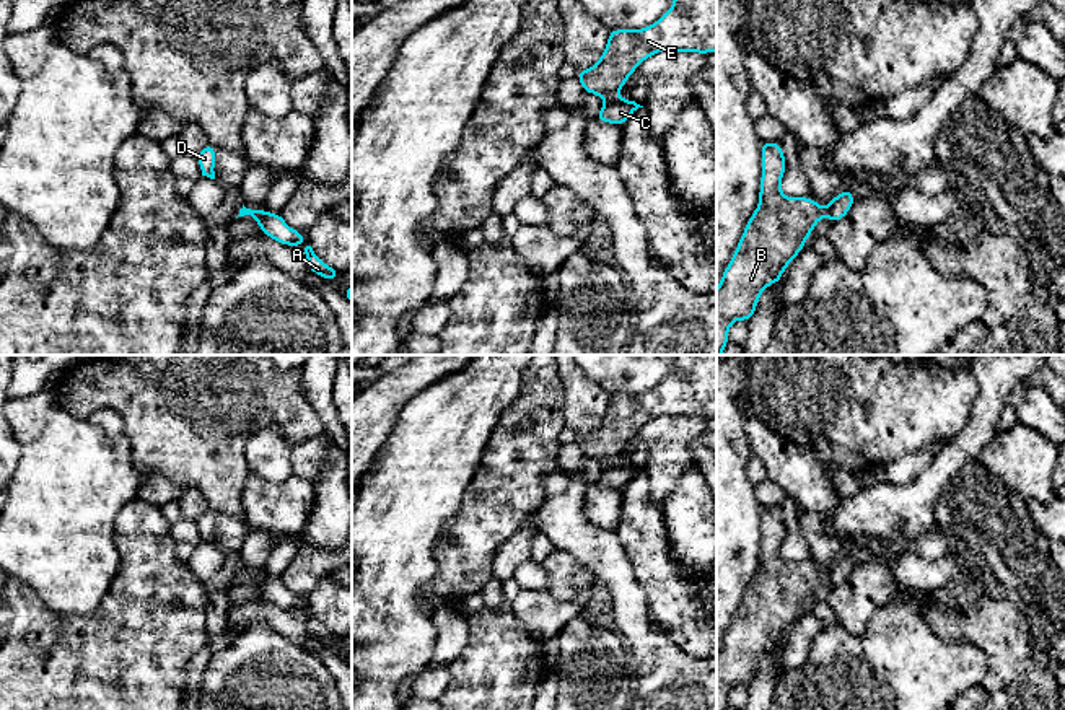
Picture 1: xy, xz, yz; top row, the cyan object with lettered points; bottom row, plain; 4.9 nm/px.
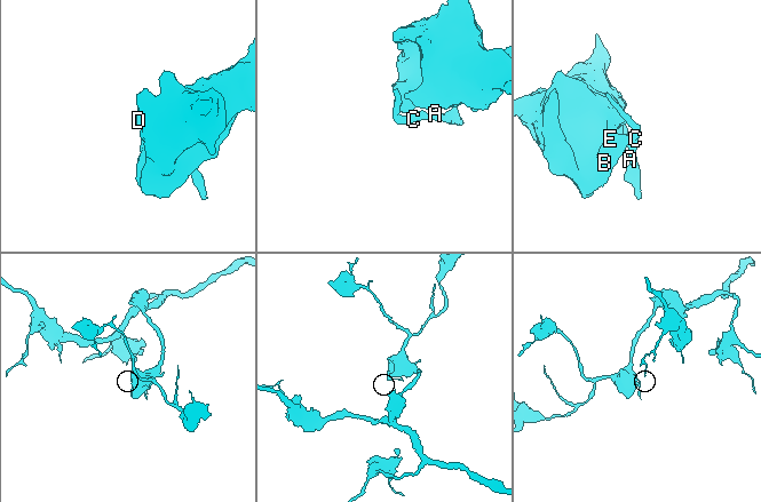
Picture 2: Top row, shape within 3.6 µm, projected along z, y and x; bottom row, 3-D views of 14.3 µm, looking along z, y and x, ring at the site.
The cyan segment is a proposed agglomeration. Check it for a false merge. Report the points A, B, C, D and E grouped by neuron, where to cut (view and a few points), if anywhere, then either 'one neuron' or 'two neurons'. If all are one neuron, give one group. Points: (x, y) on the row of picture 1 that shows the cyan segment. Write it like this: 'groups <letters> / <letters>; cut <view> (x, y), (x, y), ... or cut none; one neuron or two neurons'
groups A C D / B E; cut xz (613, 96), (606, 100); two neurons

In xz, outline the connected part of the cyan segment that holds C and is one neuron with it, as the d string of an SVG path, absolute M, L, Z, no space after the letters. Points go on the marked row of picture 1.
M629 98L624 99L606 99L599 114L594 117L599 122L609 122L616 125L624 125L624 122L638 109L643 107Z

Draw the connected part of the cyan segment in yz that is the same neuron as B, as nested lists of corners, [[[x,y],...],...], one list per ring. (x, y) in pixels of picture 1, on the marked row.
[[[762,142],[762,176],[759,205],[746,223],[744,234],[726,265],[717,288],[717,355],[728,345],[730,326],[743,319],[749,322],[756,313],[760,293],[772,283],[780,283],[783,270],[804,248],[816,223],[826,215],[811,197],[787,197],[780,191],[780,181],[787,171],[787,160],[778,142]]]

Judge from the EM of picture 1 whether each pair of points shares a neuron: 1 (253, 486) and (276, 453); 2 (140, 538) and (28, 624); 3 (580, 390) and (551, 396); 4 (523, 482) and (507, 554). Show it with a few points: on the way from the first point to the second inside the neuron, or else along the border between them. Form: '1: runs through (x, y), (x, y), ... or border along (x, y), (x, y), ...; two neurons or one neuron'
1: border along (249, 471), (274, 482), (282, 482), (292, 476); two neurons
2: runs through (140, 577), (140, 582), (95, 627), (67, 627); one neuron
3: border along (556, 372), (562, 388), (562, 422), (565, 425); two neurons
4: border along (536, 512), (530, 512), (500, 547), (494, 570); two neurons

